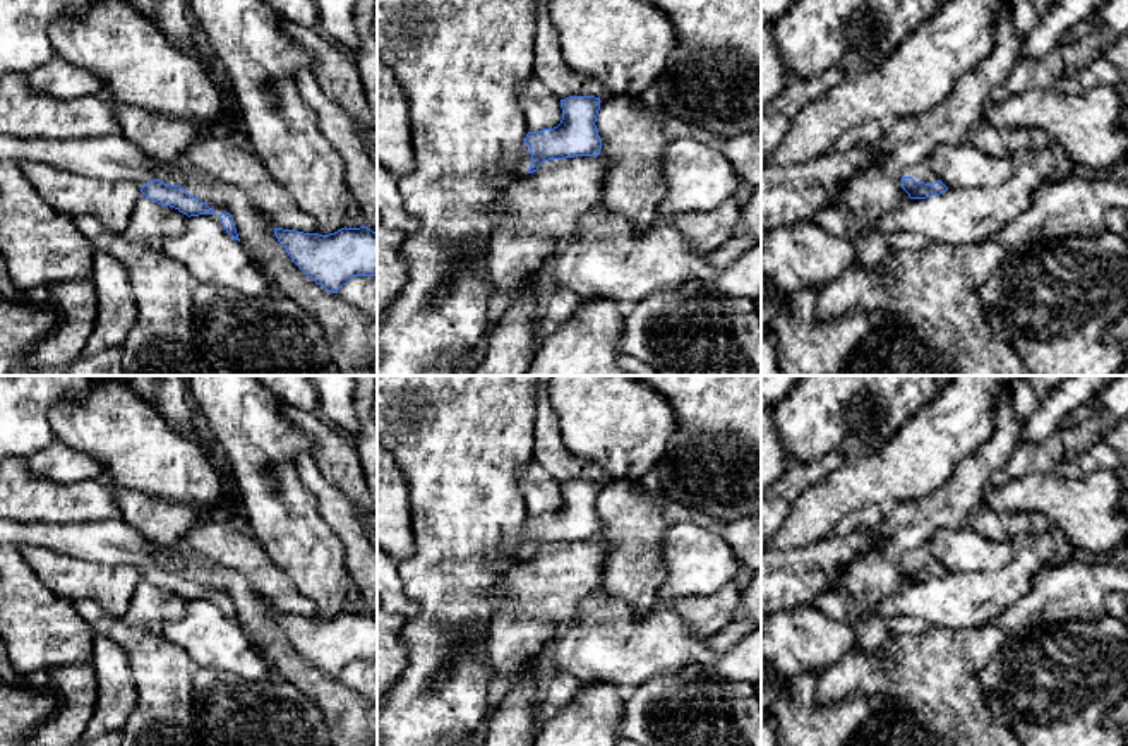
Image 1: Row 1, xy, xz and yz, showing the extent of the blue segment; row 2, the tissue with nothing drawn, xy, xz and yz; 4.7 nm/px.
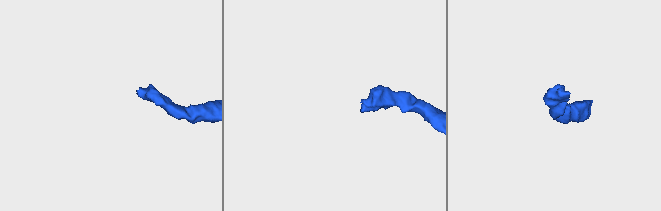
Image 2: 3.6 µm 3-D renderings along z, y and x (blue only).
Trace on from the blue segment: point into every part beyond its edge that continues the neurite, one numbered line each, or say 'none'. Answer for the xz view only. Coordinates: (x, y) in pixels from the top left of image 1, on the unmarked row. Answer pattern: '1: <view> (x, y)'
1: xz (522, 549)

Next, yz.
1: yz (921, 556)

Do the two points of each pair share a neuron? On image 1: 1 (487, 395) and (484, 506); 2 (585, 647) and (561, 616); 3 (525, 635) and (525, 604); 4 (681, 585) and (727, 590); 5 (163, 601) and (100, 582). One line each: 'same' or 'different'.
1: same
2: different
3: different
4: different
5: different

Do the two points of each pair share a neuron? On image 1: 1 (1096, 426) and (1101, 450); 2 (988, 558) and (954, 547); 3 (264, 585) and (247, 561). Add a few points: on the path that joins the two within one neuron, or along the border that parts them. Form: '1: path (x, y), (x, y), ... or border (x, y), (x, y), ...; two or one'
1: border (1104, 438), (1089, 446); two
2: path (979, 554), (962, 551); one
3: path (264, 580), (252, 566); one

